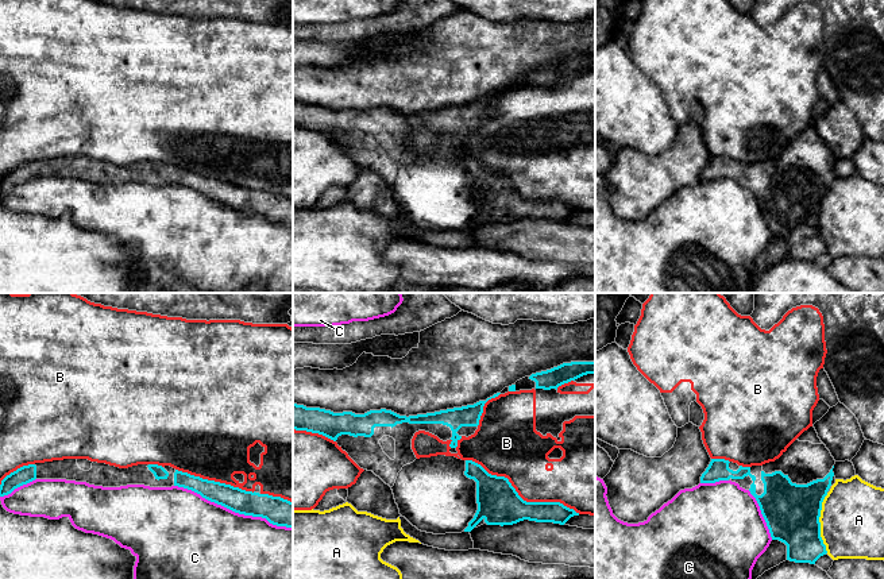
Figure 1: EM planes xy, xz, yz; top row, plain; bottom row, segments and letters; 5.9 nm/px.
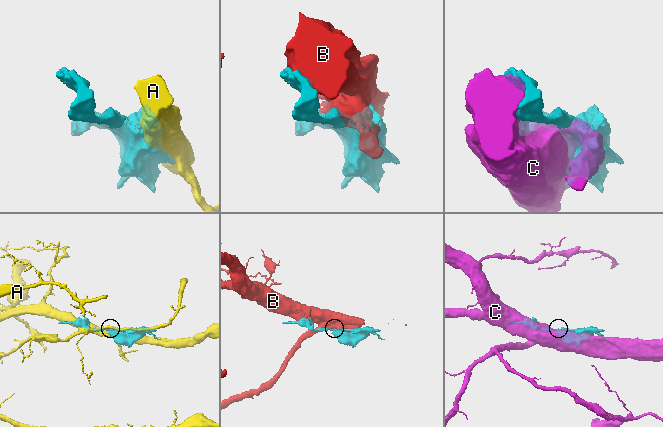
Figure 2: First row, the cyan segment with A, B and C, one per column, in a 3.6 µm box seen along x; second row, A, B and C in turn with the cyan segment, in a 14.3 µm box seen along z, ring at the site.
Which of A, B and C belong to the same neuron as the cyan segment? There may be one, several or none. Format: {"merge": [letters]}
{"merge": []}

